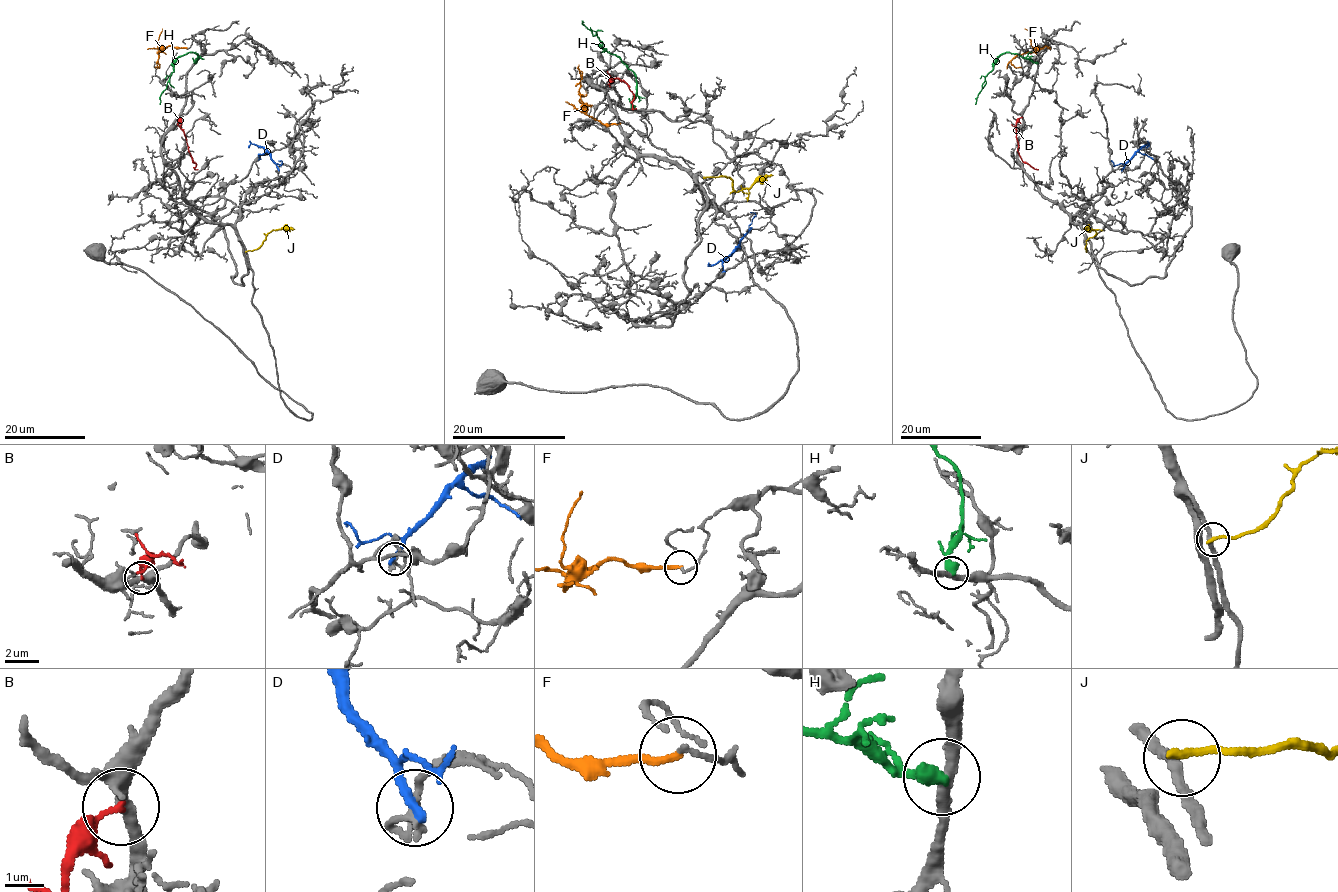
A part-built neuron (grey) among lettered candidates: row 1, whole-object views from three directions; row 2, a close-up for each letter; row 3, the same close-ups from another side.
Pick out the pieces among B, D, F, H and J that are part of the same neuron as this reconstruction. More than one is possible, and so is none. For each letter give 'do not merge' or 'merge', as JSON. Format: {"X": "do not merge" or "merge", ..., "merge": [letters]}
{"B": "do not merge", "D": "do not merge", "F": "do not merge", "H": "do not merge", "J": "do not merge", "merge": []}

